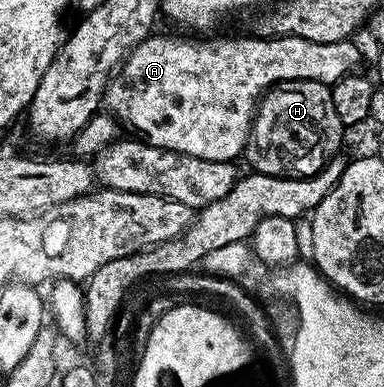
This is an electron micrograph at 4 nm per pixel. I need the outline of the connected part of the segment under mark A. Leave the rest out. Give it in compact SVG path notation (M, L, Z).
M155 33L126 55L106 85L104 106L123 127L131 126L139 139L165 150L175 150L200 160L234 162L245 151L256 107L275 84L325 82L333 84L359 69L362 54L353 41L316 44L303 38L257 36L222 38L219 42L197 42L194 38L169 38Z

